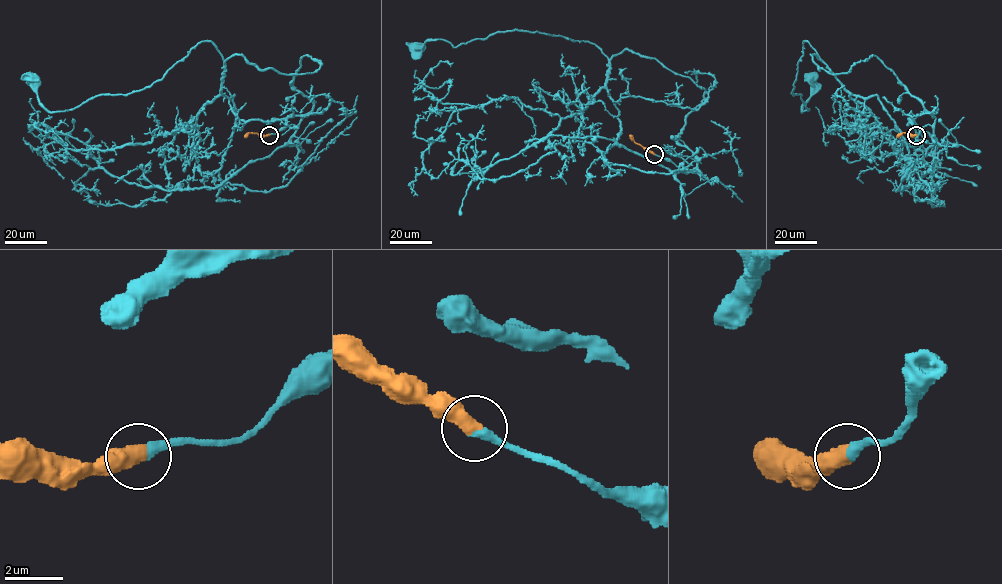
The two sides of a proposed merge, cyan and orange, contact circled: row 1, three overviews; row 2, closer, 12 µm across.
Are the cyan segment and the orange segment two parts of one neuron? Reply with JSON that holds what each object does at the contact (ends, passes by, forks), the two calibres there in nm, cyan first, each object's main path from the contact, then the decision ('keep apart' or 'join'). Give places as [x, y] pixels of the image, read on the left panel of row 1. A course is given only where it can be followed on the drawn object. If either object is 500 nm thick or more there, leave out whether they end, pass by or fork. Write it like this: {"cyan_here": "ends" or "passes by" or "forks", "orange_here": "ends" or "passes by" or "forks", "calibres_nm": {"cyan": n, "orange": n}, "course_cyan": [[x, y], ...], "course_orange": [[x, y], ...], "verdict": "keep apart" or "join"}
{"calibres_nm": {"cyan": 380, "orange": 550}, "course_cyan": [[269, 135], [311, 111], [293, 77], [319, 61], [278, 73], [202, 41], [150, 86], [49, 112], [32, 77]], "course_orange": [[269, 135], [249, 132], [244, 137]], "verdict": "join"}

